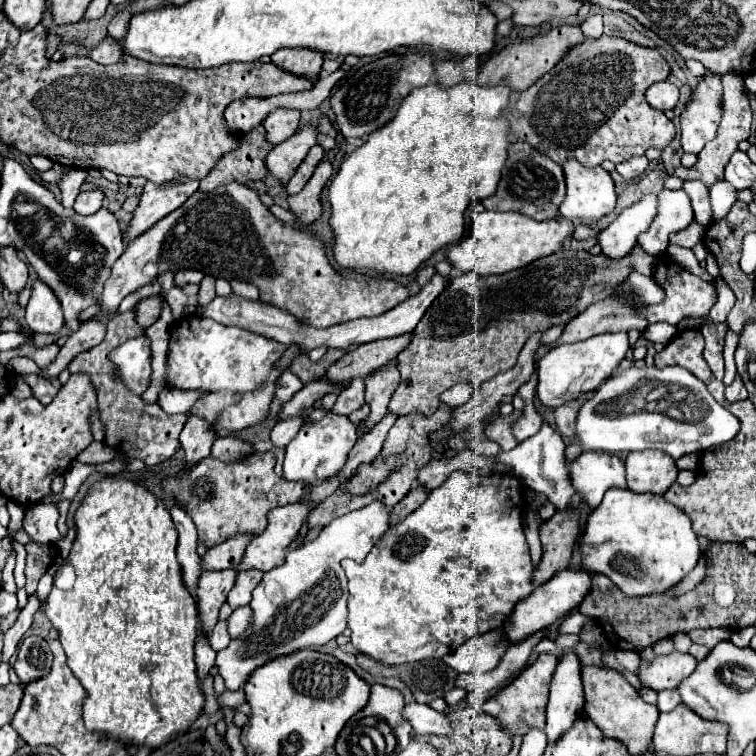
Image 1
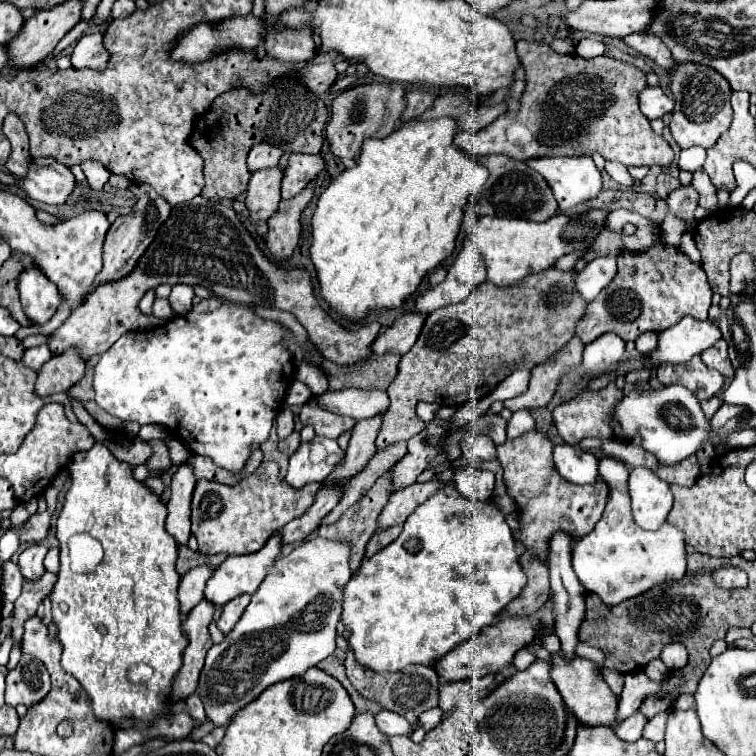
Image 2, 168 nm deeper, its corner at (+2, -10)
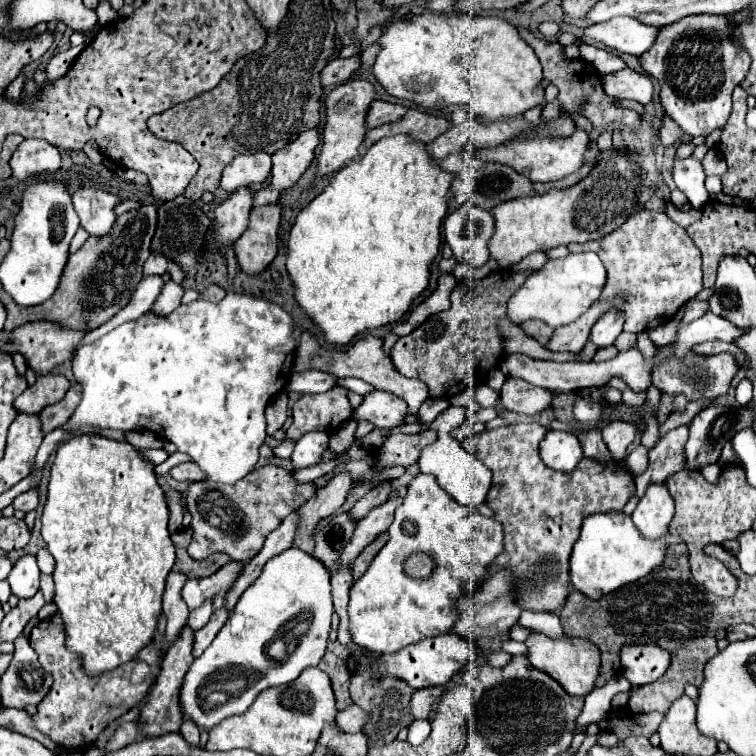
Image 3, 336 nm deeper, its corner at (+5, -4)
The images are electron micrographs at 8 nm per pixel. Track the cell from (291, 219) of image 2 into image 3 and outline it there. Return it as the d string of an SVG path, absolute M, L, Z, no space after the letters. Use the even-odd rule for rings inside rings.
M280 206L252 208L244 234L234 244L238 268L244 274L260 274L278 252Z

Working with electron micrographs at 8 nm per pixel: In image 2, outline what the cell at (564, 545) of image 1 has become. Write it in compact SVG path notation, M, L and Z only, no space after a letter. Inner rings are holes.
M535 552L525 554L527 562L523 566L527 574L527 586L523 588L523 594L507 606L507 614L533 614L537 612L549 598L551 584L549 584L549 564L547 560L541 560Z

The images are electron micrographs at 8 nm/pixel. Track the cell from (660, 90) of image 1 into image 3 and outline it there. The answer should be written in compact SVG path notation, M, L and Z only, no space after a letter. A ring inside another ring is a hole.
M622 68L618 72L602 76L604 92L612 98L628 98L640 104L652 102L652 82L646 74L634 72L630 68Z

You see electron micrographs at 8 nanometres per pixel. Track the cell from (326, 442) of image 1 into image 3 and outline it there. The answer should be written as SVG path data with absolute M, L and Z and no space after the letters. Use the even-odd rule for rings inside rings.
M308 432L296 440L292 452L292 464L296 470L308 468L320 462L322 452L328 448L328 434L326 432Z

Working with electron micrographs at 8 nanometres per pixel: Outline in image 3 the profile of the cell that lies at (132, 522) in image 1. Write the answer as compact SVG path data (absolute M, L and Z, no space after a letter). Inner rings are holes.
M82 434L82 436L72 436L66 442L62 442L56 450L54 464L50 468L50 482L48 482L48 494L46 494L46 504L42 512L42 538L46 542L48 552L56 560L56 570L54 570L54 582L56 582L56 606L62 614L62 620L66 624L66 644L70 652L76 652L82 656L82 666L88 674L98 676L102 672L114 670L124 662L130 662L136 658L136 654L152 640L156 632L156 618L162 612L162 592L164 592L164 582L166 576L176 560L174 554L174 544L170 540L168 532L168 504L164 490L160 488L156 474L154 474L154 464L136 448L132 448L128 442L118 442L110 440L100 434Z

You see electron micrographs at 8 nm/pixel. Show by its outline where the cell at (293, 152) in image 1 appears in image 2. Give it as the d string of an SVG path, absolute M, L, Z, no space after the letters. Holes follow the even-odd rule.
M273 166L265 170L257 170L249 180L247 190L247 208L251 212L251 220L267 220L271 214L275 214L279 202L281 202L281 180L283 180L283 168Z

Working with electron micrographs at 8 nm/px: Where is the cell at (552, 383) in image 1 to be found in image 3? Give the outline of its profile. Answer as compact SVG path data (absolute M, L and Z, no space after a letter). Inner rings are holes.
M610 308L592 326L590 340L600 348L610 346L610 344L614 344L618 334L622 332L622 324L624 324L624 312L620 312L618 308Z

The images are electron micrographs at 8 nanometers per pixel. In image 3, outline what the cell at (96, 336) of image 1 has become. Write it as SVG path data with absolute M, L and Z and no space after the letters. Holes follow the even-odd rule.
M52 374L38 376L36 384L26 388L26 392L22 392L14 400L14 408L24 414L40 414L42 408L60 402L66 390L68 390L68 380L64 376L52 376Z

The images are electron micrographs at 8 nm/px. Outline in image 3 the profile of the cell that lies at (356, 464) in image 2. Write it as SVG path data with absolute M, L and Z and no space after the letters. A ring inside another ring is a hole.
M334 476L324 488L316 490L312 500L298 508L300 522L296 526L294 546L306 554L314 554L314 530L320 520L336 514L350 492L348 476Z

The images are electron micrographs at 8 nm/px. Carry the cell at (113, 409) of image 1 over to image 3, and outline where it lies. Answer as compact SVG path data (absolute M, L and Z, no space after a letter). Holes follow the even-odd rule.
M76 384L72 390L66 392L66 396L64 396L64 400L60 404L52 404L50 408L44 408L44 412L40 412L42 432L48 434L54 428L66 424L68 418L72 416L72 412L76 410L78 402L80 402L80 386Z

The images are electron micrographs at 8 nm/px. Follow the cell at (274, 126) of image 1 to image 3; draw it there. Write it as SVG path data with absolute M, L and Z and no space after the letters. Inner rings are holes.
M240 154L228 166L224 166L220 176L220 188L232 194L242 186L262 184L270 176L270 170L272 162L268 154Z

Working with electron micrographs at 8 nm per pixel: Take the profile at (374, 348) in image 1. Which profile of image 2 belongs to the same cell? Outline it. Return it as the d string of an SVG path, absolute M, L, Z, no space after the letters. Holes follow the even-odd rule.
M405 314L397 318L391 328L375 338L375 342L371 344L371 354L407 354L417 342L423 322L425 318L419 318L419 314Z

